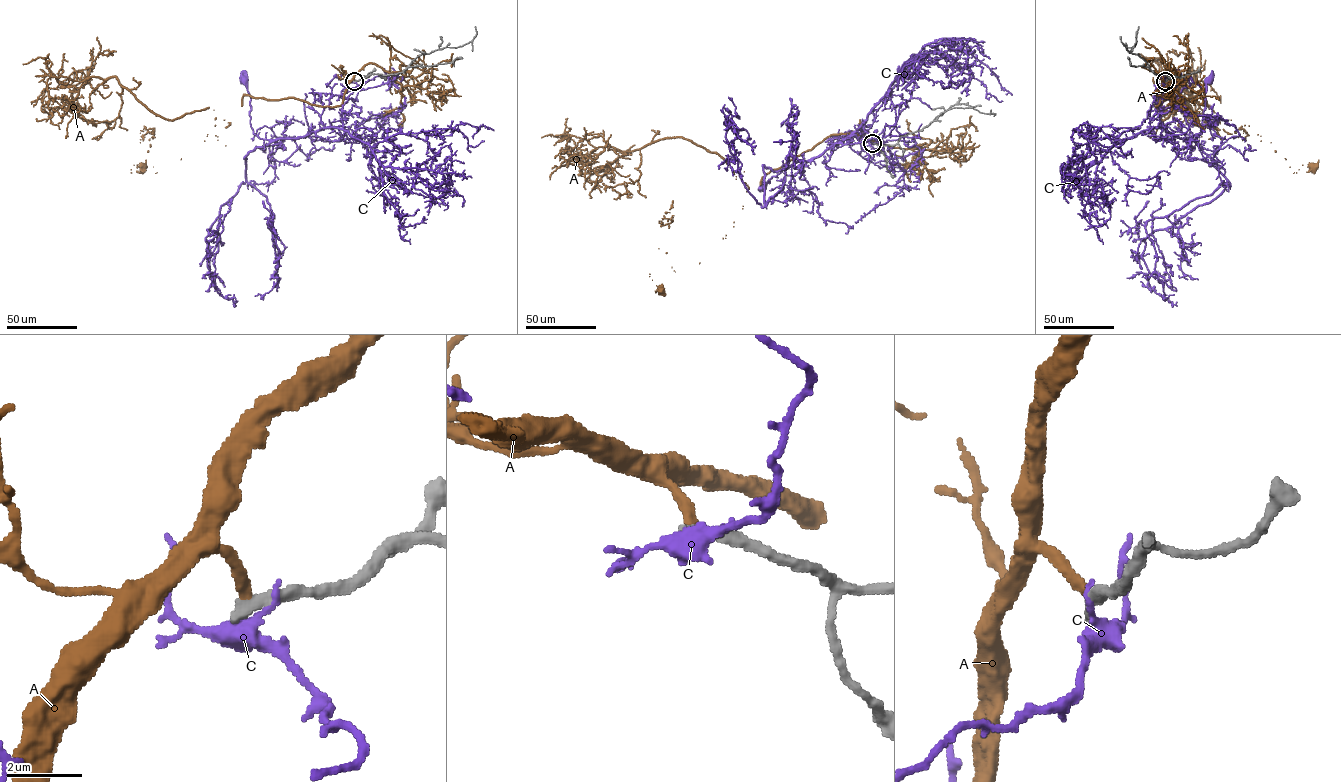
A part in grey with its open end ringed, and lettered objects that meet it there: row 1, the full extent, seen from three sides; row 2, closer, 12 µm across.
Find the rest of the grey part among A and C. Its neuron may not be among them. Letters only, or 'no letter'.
no letter

